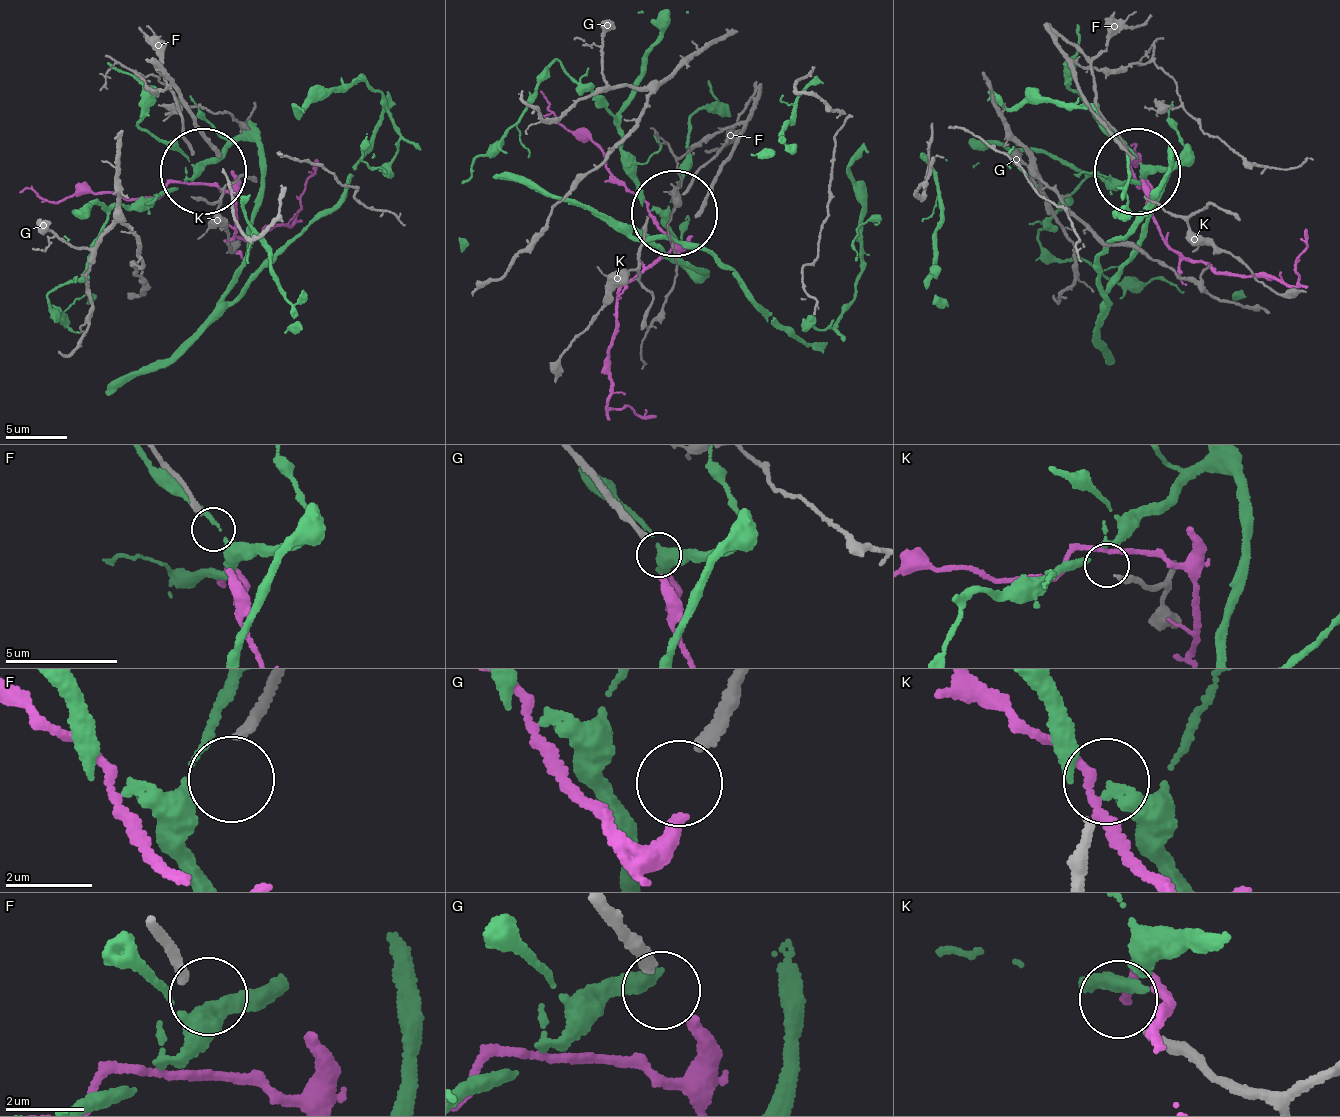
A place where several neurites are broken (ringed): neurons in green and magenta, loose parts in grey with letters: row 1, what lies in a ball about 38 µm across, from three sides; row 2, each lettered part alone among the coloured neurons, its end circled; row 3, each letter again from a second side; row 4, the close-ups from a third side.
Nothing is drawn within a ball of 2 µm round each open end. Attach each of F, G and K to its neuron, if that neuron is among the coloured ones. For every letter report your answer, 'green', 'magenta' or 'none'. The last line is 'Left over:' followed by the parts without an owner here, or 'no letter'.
F: none
G: magenta
K: green
Left over: F

